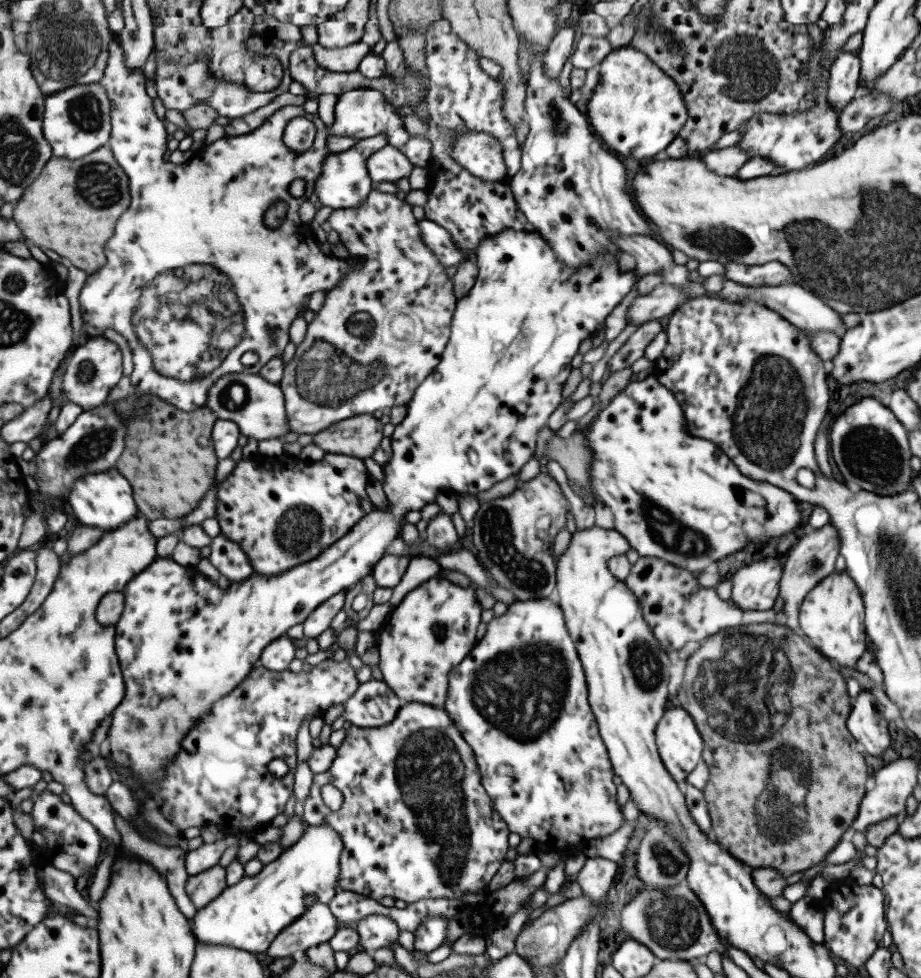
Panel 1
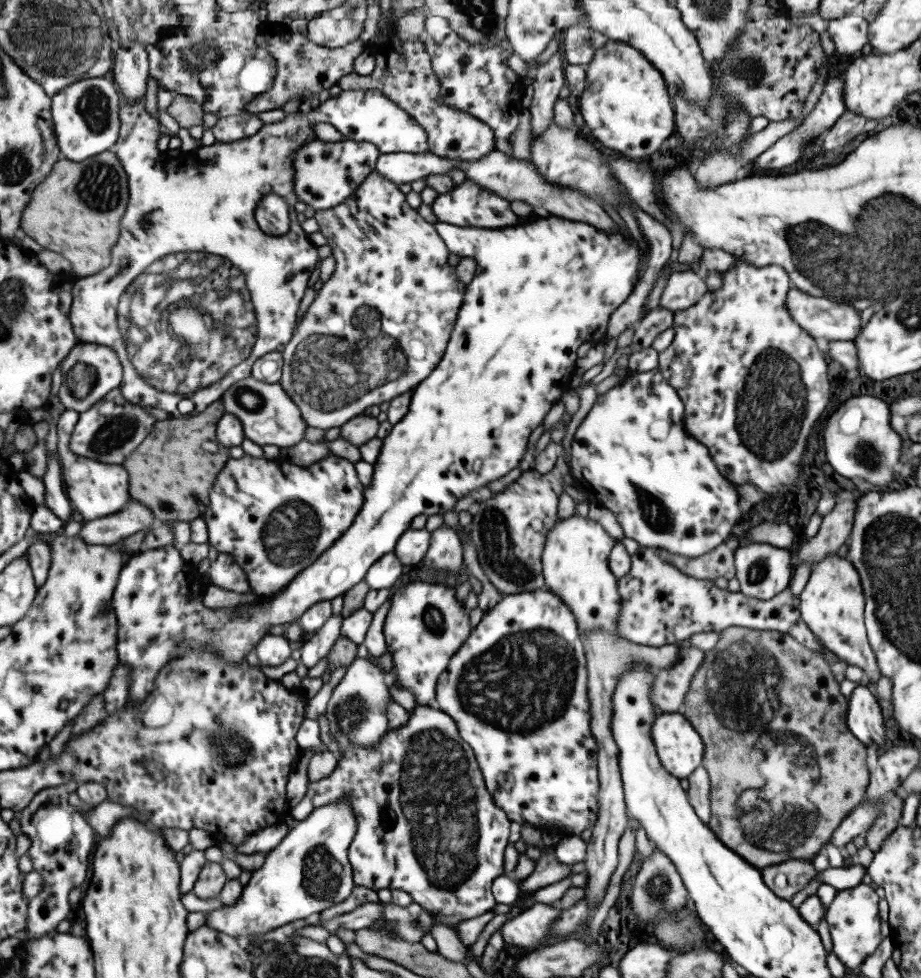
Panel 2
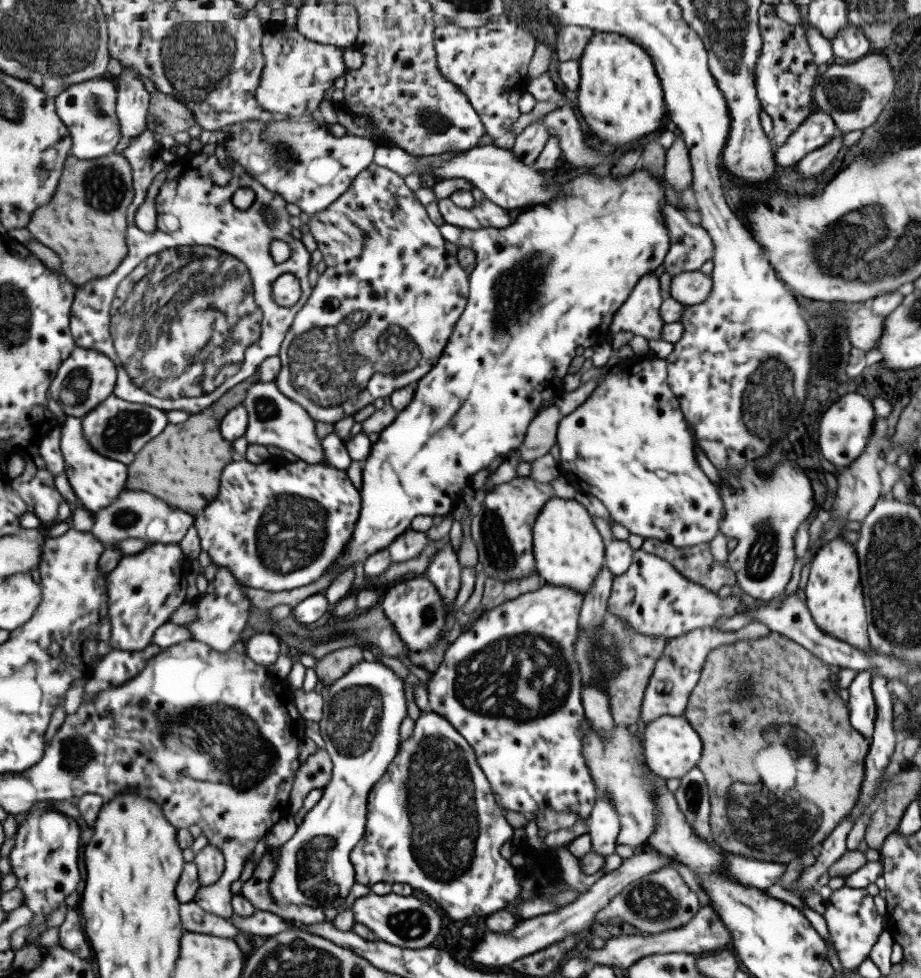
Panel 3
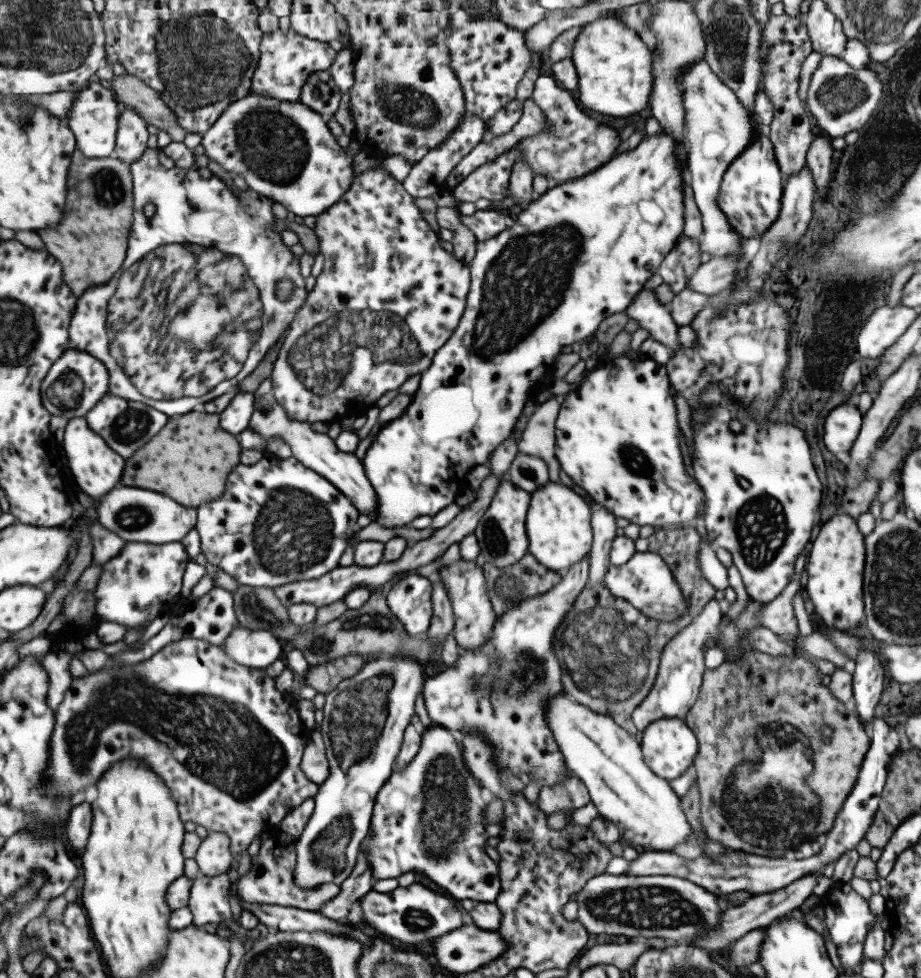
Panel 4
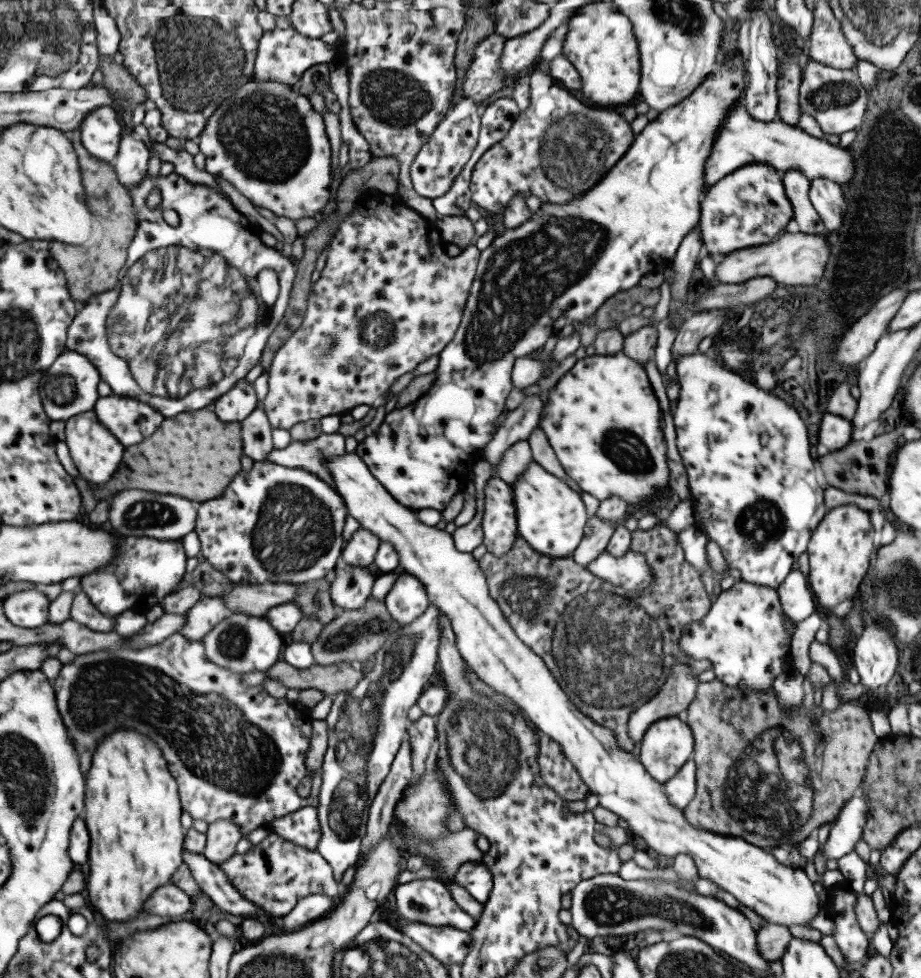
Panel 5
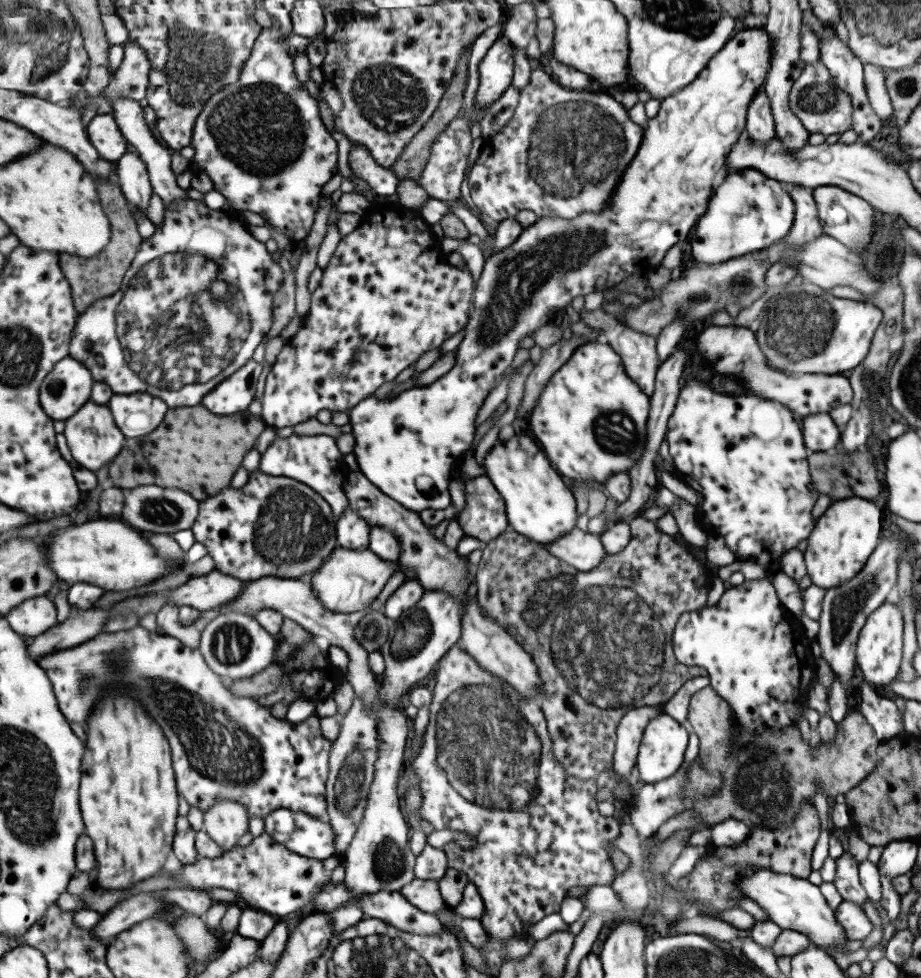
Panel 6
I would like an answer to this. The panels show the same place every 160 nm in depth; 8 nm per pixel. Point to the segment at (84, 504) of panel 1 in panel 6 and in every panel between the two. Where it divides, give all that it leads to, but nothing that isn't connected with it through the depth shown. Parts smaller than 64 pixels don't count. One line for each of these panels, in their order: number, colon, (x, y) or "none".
2: (96, 489)
3: (97, 480)
4: (95, 467)
5: (97, 452)
6: (94, 436)

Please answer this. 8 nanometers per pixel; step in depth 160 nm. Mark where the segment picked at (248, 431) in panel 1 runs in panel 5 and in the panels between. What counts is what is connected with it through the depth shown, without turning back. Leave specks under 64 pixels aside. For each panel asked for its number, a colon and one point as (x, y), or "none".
2: (267, 415)
3: (274, 420)
4: (317, 452)
5: (454, 584)

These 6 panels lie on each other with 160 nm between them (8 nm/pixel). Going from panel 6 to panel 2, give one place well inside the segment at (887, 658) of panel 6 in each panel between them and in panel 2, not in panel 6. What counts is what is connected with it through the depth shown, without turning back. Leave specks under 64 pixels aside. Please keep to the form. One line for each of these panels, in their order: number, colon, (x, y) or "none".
2: (863, 716)
3: (861, 706)
4: (867, 683)
5: (874, 656)

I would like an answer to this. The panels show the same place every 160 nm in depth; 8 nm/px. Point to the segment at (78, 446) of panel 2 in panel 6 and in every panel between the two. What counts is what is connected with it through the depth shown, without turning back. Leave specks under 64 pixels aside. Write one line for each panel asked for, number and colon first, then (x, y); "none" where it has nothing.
3: (114, 429)
4: (127, 426)
5: (131, 421)
6: (137, 414)

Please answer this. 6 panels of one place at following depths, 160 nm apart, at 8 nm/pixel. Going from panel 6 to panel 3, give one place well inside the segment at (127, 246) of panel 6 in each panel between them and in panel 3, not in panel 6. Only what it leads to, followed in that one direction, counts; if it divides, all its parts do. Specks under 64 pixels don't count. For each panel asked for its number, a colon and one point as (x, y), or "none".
3: (86, 225)
4: (91, 244)
5: (97, 268)

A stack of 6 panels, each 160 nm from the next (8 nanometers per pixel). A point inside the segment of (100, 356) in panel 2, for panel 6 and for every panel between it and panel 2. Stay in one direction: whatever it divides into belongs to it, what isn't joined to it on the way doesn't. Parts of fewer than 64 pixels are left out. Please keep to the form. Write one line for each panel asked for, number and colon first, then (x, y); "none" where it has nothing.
3: (88, 378)
4: (78, 381)
5: (72, 388)
6: (69, 389)

